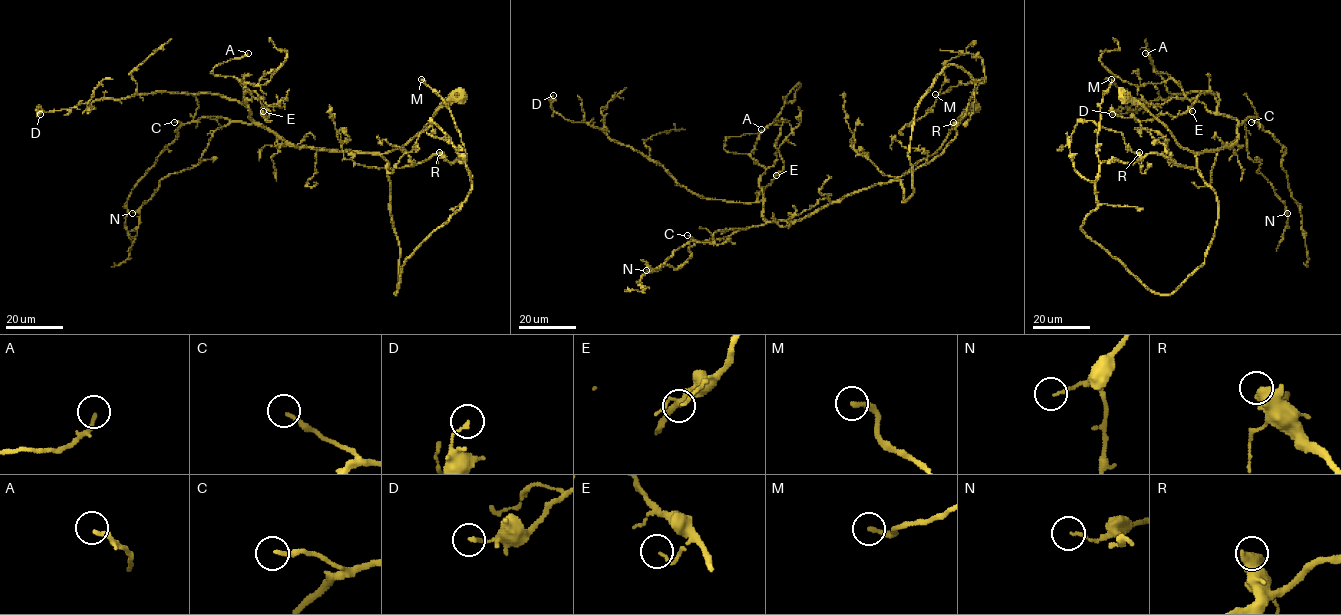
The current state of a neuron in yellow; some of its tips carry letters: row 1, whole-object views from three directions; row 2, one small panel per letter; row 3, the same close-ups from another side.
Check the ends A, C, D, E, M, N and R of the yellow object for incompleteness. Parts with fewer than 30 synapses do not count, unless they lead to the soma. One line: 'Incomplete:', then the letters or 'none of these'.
Incomplete: M

